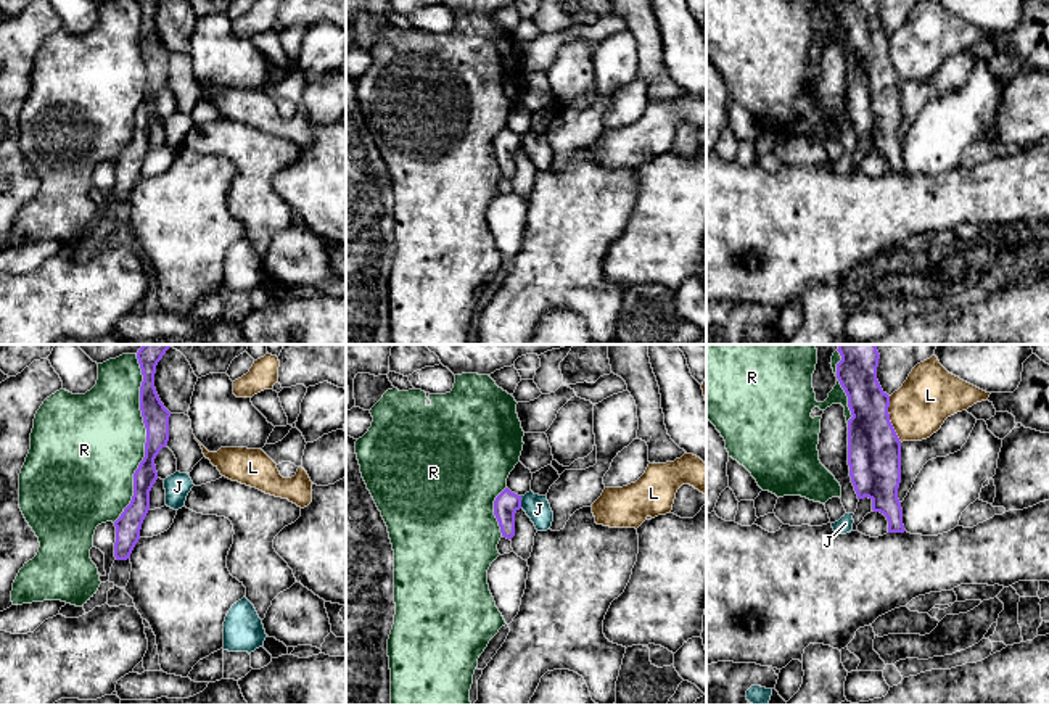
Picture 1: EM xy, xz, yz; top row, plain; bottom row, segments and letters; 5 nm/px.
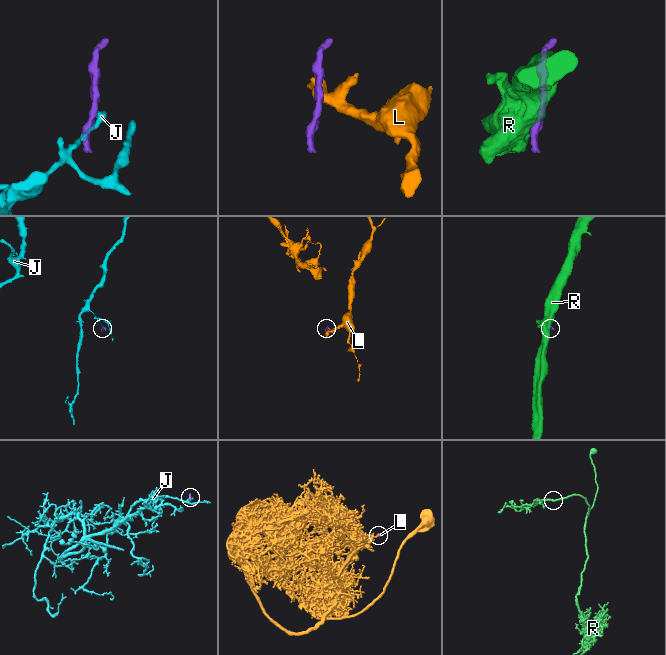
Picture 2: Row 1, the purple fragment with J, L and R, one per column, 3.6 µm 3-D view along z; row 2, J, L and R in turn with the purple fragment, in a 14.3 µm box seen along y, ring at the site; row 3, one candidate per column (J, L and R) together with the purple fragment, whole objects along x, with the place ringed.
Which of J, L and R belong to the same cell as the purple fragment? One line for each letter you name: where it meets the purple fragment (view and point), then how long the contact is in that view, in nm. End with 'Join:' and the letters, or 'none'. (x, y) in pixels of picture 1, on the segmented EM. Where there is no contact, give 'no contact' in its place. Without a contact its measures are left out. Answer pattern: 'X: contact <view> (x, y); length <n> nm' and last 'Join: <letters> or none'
Join: none

